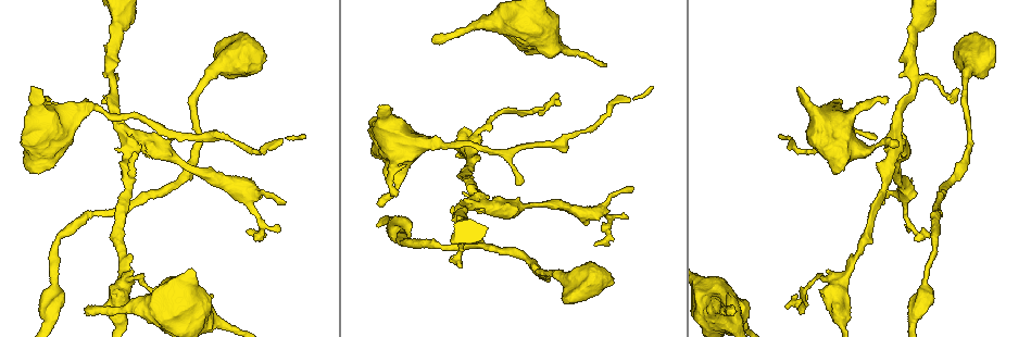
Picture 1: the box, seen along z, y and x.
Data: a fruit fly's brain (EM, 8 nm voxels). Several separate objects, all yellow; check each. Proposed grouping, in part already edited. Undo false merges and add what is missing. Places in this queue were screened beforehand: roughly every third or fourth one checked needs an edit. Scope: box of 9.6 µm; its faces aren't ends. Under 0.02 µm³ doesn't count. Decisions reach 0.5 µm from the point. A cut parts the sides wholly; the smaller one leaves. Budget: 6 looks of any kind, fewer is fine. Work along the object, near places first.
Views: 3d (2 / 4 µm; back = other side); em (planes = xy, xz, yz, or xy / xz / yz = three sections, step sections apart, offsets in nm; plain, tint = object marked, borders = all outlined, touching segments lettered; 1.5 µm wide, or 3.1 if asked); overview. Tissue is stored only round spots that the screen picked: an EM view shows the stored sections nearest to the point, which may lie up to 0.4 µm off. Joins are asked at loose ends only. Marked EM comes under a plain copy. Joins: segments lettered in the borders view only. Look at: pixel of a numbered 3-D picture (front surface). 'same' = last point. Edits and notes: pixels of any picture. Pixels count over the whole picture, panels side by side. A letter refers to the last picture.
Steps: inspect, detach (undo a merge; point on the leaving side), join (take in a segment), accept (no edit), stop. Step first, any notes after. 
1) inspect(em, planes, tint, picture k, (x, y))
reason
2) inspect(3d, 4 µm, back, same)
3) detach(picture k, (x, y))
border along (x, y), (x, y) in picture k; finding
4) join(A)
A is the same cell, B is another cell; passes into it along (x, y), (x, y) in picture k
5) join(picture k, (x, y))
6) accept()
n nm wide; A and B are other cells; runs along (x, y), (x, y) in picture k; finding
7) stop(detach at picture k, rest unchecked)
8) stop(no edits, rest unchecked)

inspect(3d, 4 µm, picture 1, (735, 311))
branch stops here

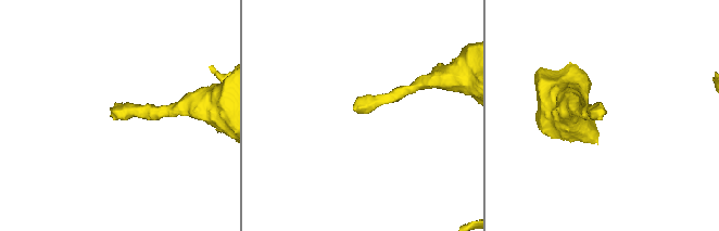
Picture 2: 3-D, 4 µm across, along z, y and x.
inspect(em, yz, step 4, borders, picture 2, (358, 113))
shape alone is not enough

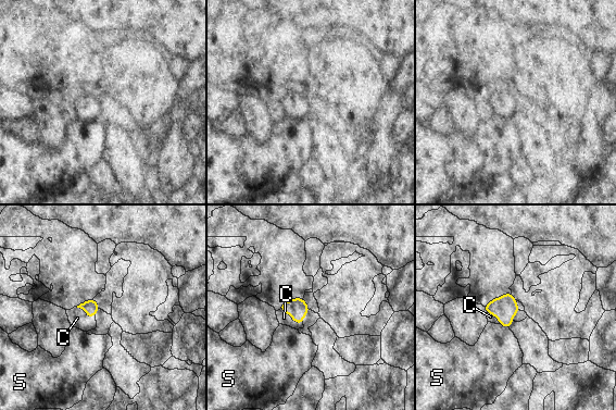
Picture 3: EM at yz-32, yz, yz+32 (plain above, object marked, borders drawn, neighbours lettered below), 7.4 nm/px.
join(C)
C is the same cell, S is another cell; passes into it along (91, 306), (87, 313), (77, 318) in picture 3; the cell continues

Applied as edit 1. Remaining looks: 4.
inspect(overview)

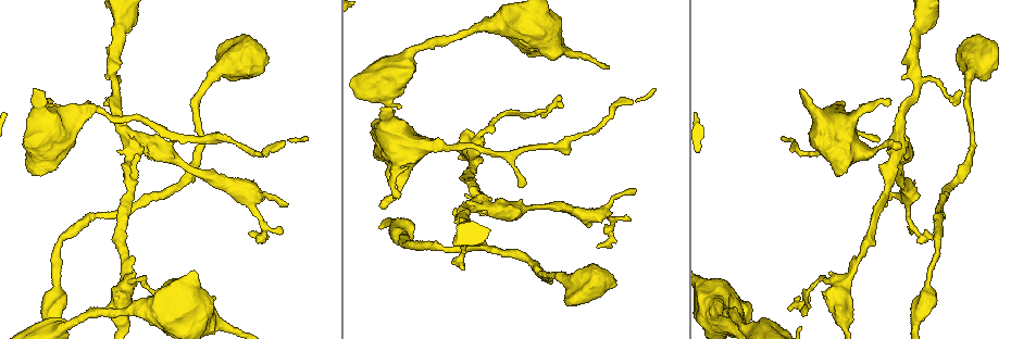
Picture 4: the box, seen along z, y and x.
inspect(3d, 4 µm, picture 4, (809, 299))
thin end

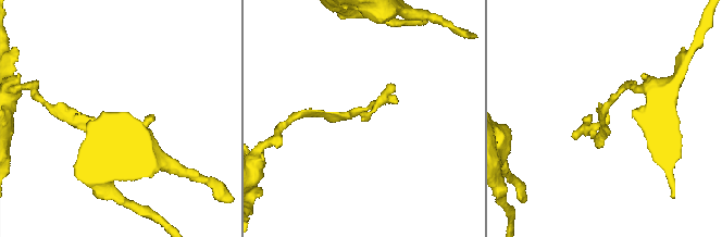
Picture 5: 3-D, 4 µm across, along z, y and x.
inspect(em, planes, borders, picture 5, (608, 112))
now the EM

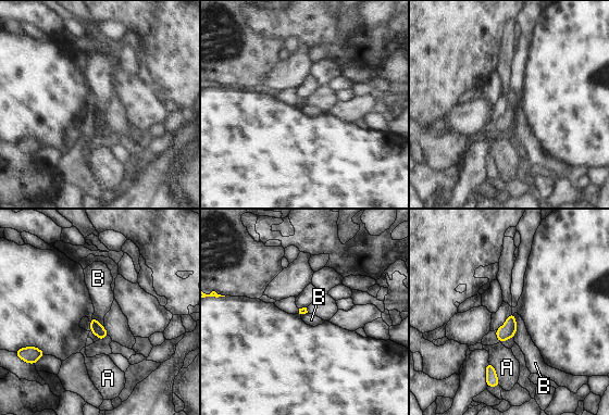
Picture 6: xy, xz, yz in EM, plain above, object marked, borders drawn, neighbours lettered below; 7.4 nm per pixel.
accept()
A and B are other cells; border along (514, 313), (516, 334), (512, 337) in picture 6; no lettered segment goes on from it

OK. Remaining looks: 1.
stop(join at picture 3, rest unchecked)

